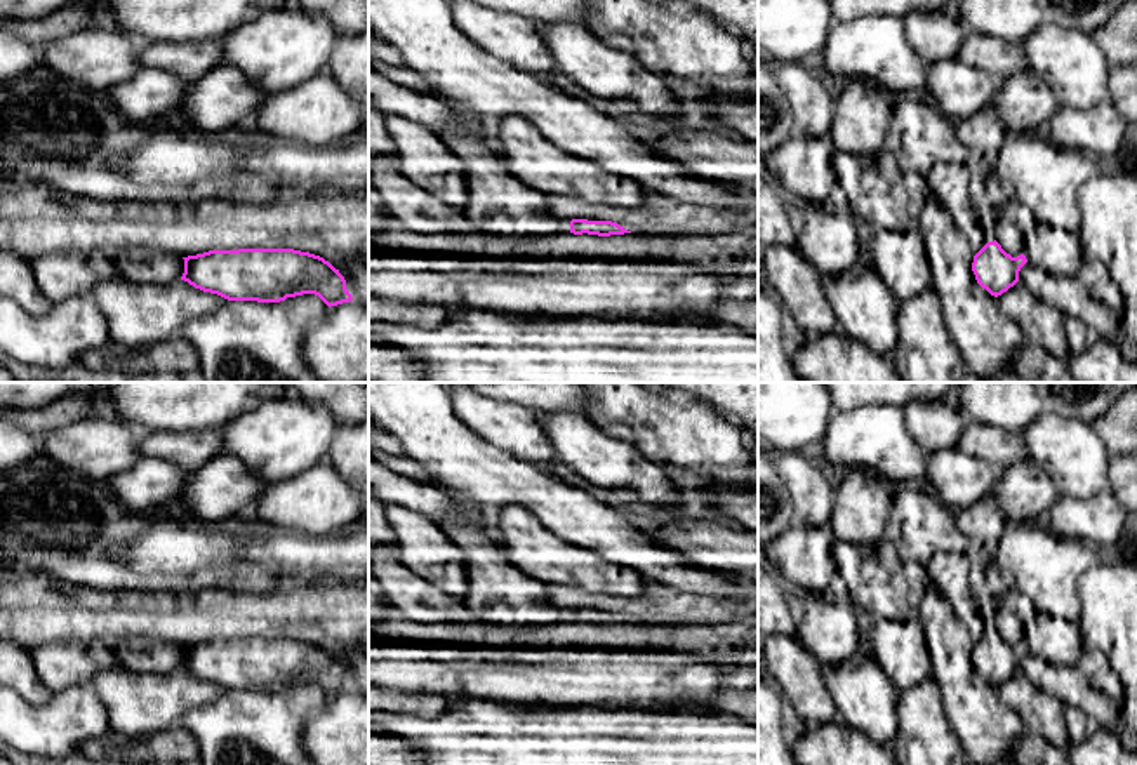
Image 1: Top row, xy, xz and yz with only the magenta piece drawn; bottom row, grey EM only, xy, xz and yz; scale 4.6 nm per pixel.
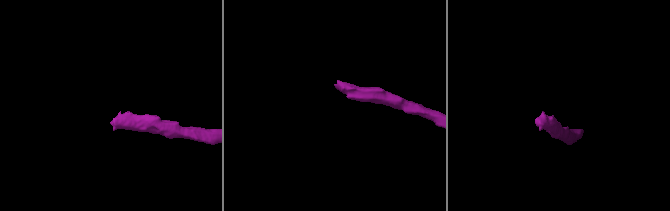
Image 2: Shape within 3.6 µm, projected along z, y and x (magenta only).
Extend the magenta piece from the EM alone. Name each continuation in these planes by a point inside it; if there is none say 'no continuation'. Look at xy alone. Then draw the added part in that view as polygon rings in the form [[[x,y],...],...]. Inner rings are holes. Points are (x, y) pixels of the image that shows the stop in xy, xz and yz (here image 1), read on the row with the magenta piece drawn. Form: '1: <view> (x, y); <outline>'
no continuation

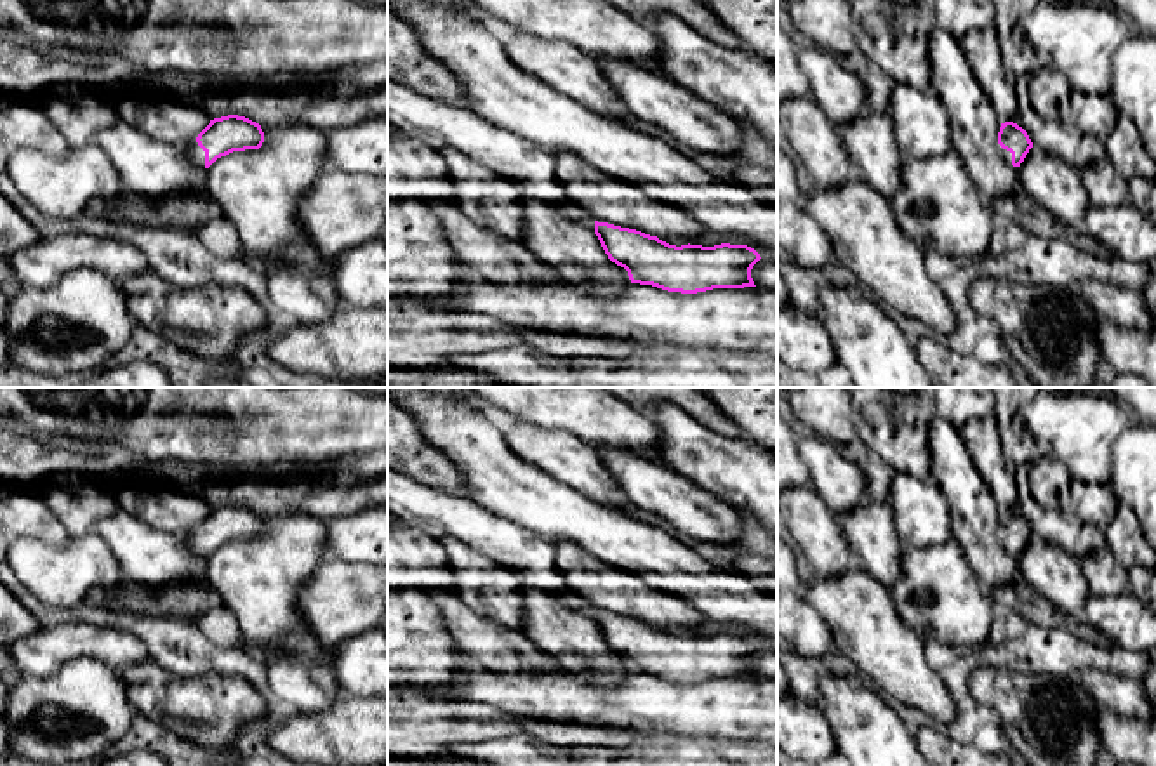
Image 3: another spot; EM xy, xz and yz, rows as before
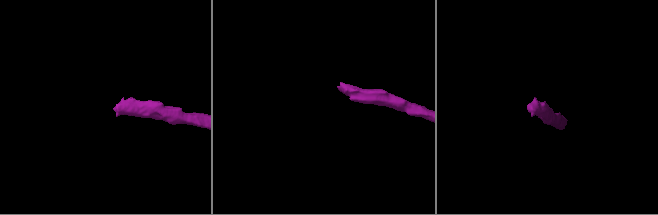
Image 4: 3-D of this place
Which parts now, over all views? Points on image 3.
1: xy (195, 153); [[[196,139],[186,144],[188,160],[198,172],[205,172],[205,151],[198,146]]]

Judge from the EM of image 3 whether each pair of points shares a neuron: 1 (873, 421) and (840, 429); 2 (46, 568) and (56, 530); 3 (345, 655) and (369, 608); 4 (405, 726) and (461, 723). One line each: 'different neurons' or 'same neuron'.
1: different neurons
2: different neurons
3: different neurons
4: same neuron

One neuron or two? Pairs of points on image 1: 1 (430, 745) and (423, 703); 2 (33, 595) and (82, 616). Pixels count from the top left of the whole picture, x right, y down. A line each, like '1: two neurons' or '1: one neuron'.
1: two neurons
2: one neuron

